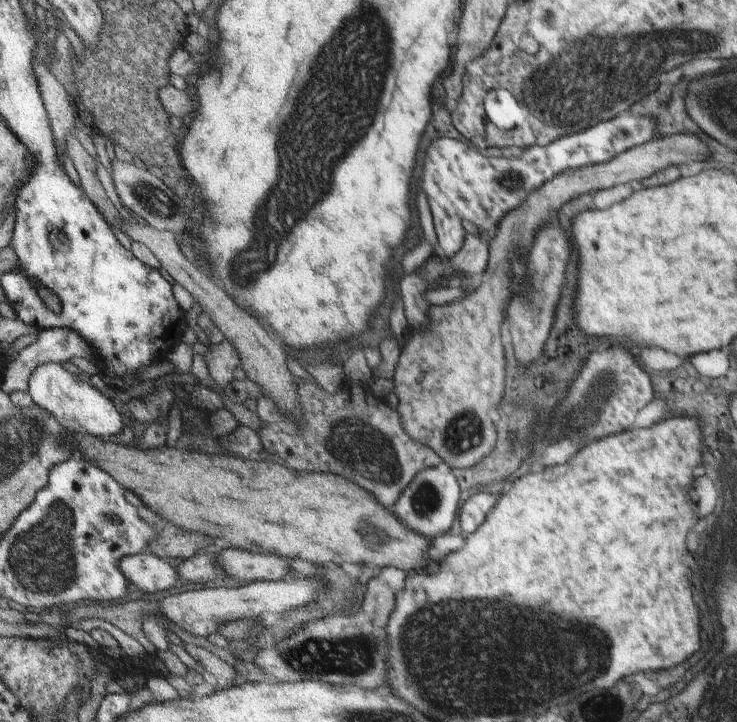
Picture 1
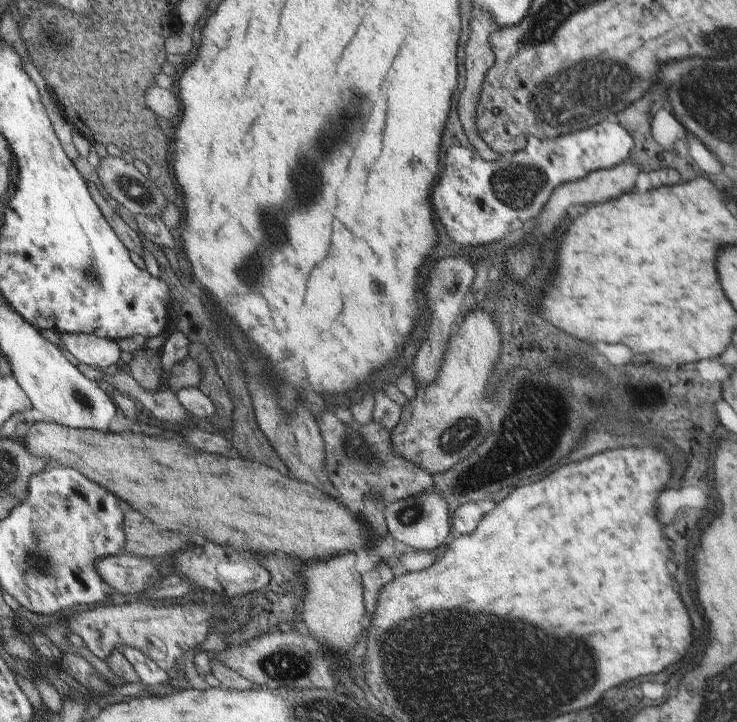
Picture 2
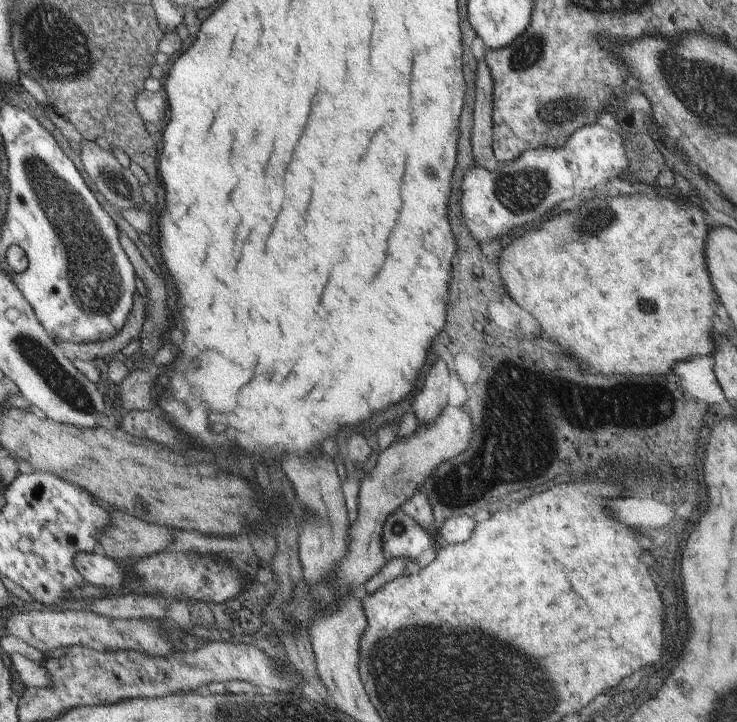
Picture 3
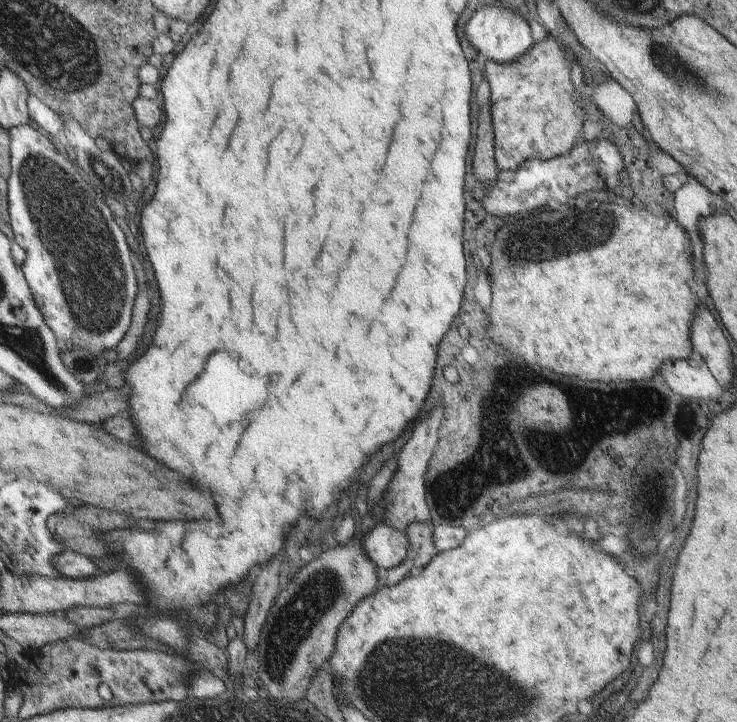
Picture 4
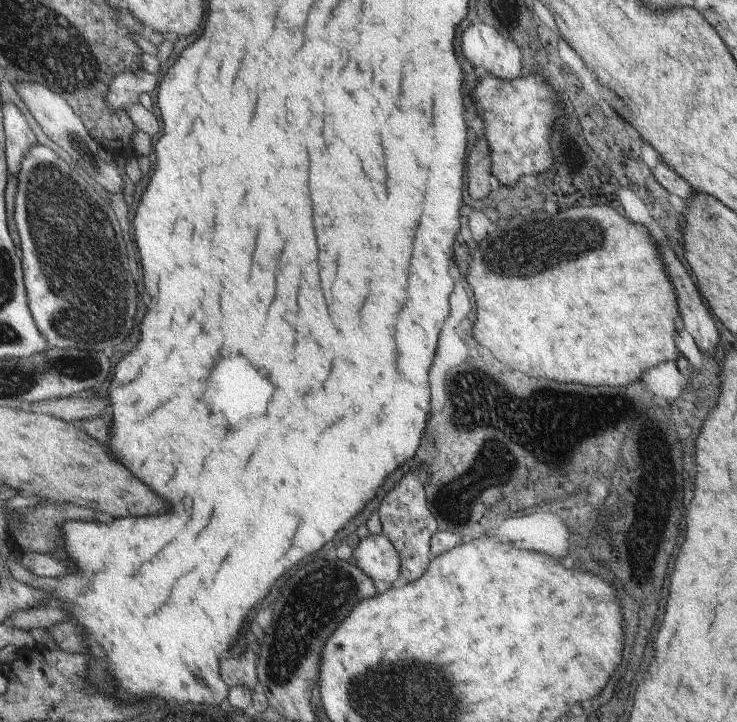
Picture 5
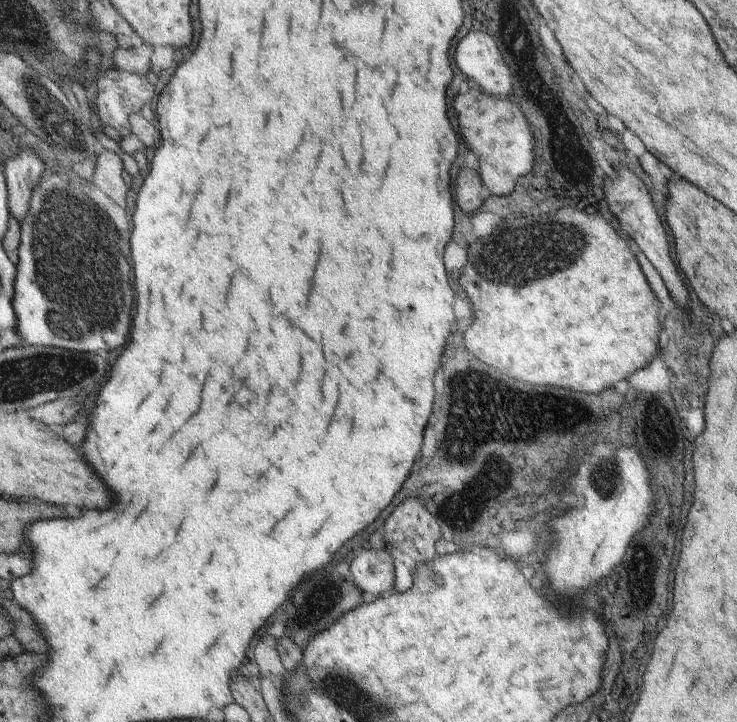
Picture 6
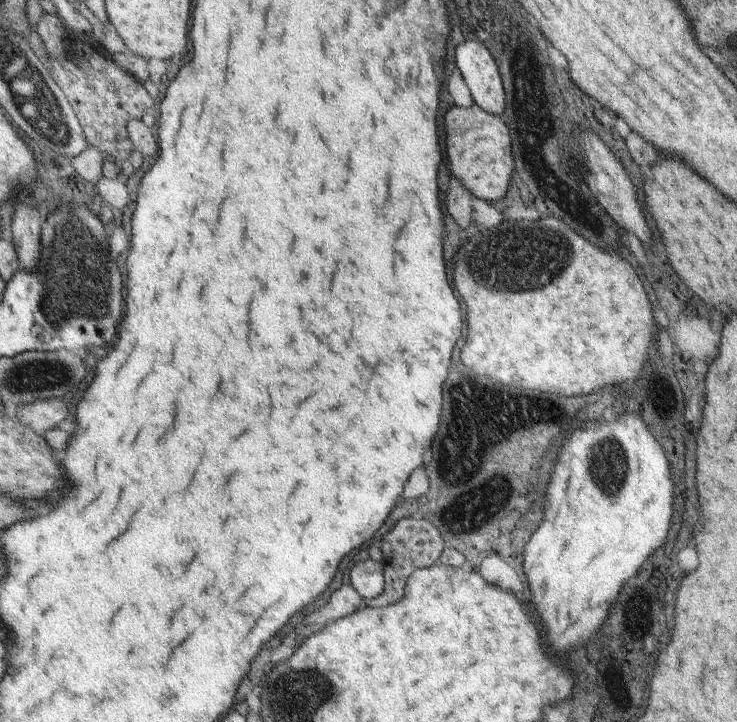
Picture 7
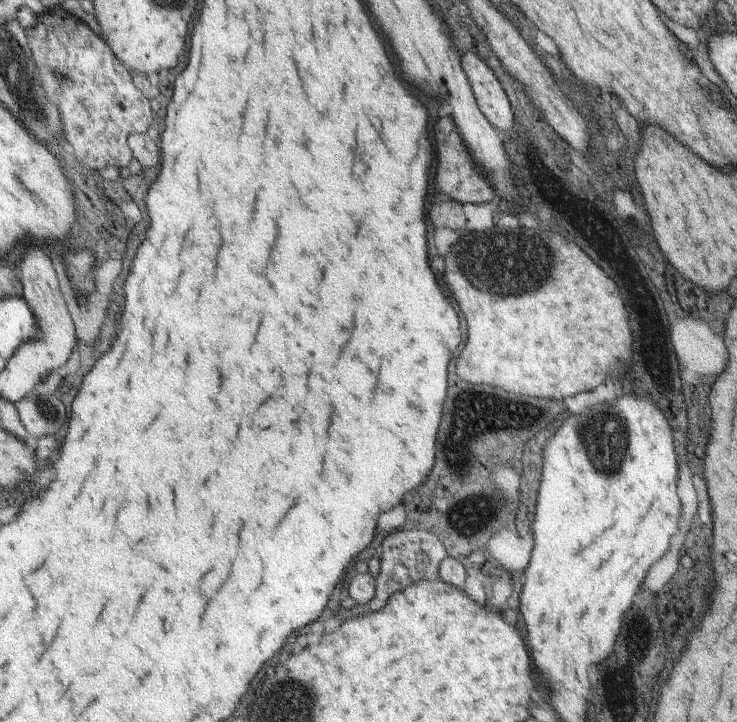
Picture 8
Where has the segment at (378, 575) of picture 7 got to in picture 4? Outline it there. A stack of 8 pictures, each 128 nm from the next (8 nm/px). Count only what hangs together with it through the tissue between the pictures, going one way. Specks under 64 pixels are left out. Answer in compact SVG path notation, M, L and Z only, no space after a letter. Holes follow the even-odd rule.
M376 523L363 534L363 550L377 567L396 568L407 556L409 540L406 533L386 523Z

